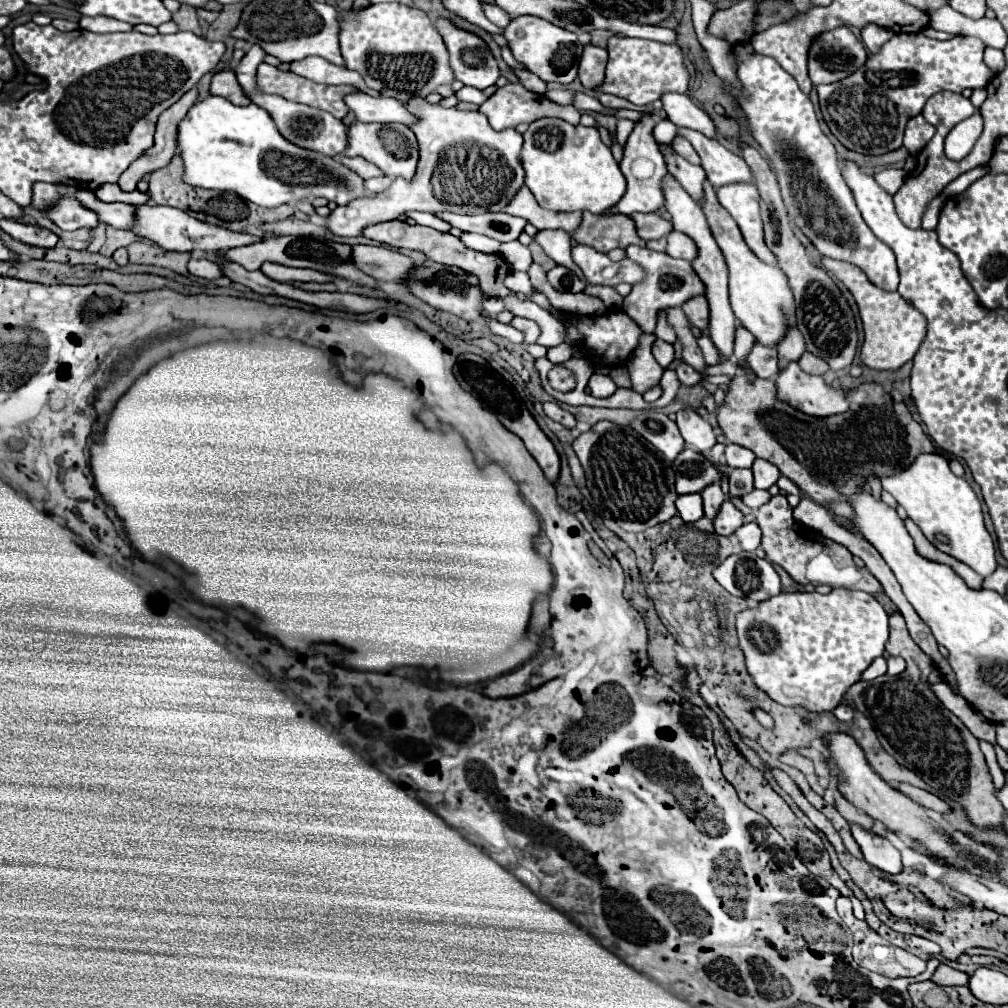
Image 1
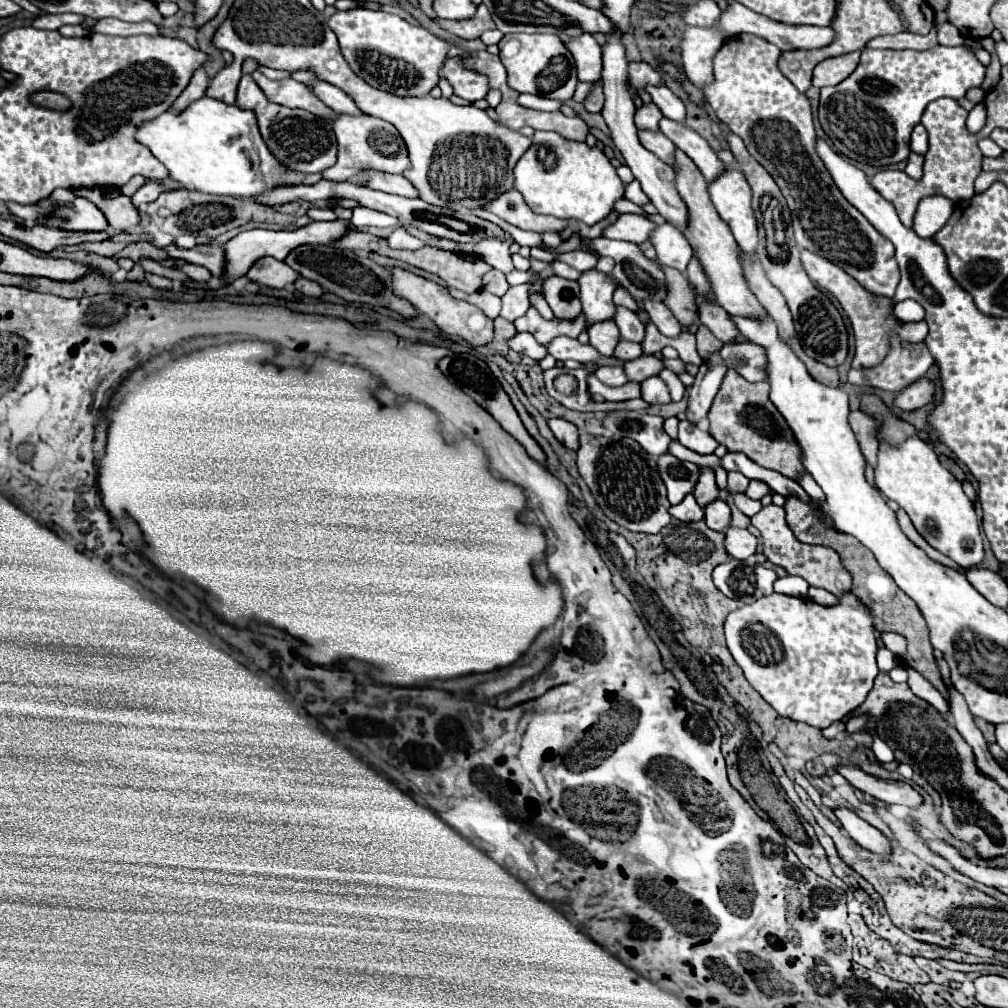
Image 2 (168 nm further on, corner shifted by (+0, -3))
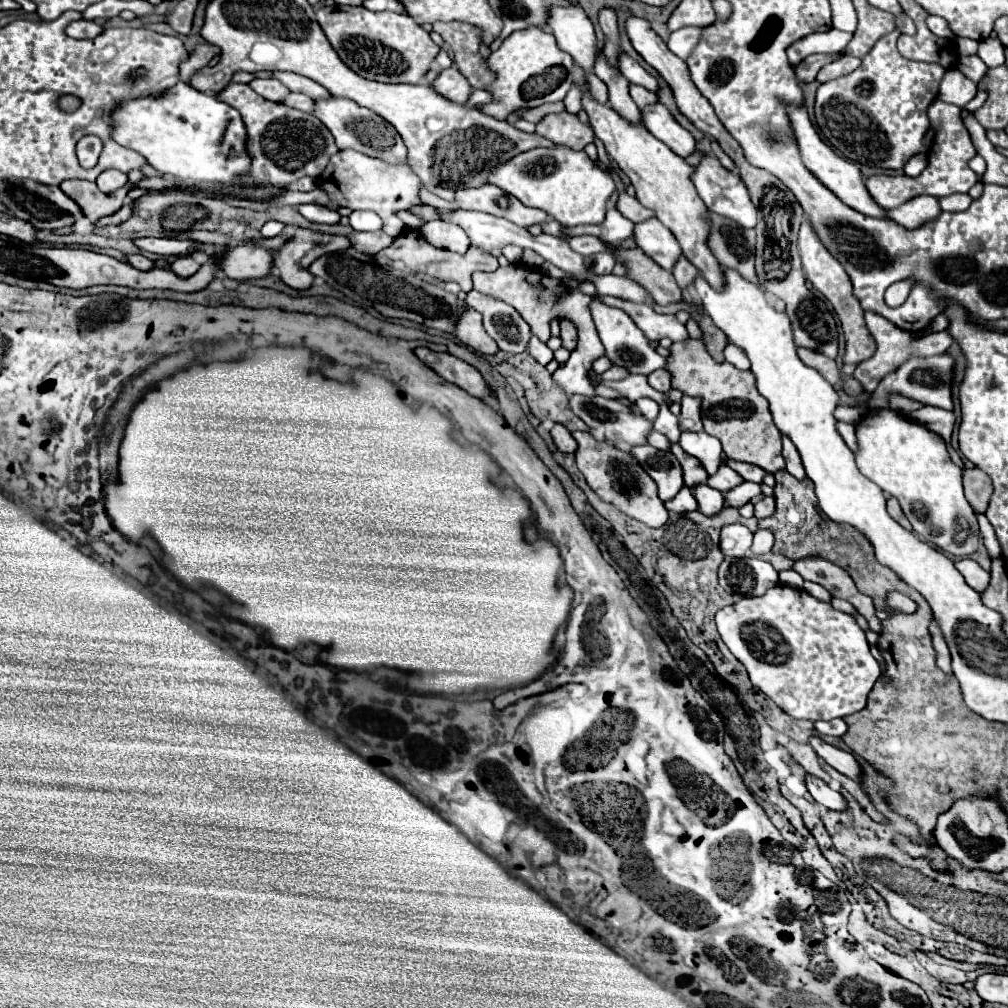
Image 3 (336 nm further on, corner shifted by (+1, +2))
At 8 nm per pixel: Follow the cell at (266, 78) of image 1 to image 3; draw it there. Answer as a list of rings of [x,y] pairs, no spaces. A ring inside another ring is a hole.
[[[255,78],[249,82],[249,86],[261,94],[265,100],[273,100],[273,102],[283,102],[291,92],[287,86],[281,86],[281,82],[277,82],[275,78],[263,80],[263,78]]]

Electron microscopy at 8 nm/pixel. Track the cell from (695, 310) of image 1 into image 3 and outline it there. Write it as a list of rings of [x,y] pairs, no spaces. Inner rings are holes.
[[[619,250],[619,260],[627,268],[627,276],[639,282],[645,290],[651,292],[655,304],[667,306],[671,302],[681,302],[681,288],[677,286],[669,270],[661,270],[657,262],[641,254],[641,250]]]

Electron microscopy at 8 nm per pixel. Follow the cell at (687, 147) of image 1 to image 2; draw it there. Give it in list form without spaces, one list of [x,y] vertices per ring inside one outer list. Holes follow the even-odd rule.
[[[674,151],[674,167],[676,167],[676,189],[688,209],[688,219],[686,219],[686,227],[682,229],[682,235],[688,239],[694,251],[694,257],[700,261],[708,277],[708,283],[714,291],[716,303],[724,307],[730,315],[762,317],[762,311],[764,311],[762,305],[758,303],[758,299],[746,287],[746,281],[742,279],[742,267],[738,263],[738,243],[734,243],[734,237],[730,235],[730,227],[722,223],[722,219],[714,211],[714,205],[710,203],[708,183],[704,175],[682,151]]]

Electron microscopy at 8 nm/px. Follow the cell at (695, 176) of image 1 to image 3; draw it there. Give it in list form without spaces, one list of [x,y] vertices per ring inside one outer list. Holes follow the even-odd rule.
[[[599,44],[599,56],[595,62],[593,72],[607,84],[609,88],[609,104],[611,108],[621,114],[621,118],[625,118],[627,122],[635,124],[635,126],[643,126],[643,118],[641,118],[641,110],[635,106],[635,102],[629,98],[629,82],[625,80],[625,76],[621,76],[617,70],[613,70],[603,54],[601,54],[601,44]]]

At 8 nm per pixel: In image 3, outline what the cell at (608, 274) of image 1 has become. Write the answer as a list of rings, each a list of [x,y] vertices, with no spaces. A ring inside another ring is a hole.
[[[593,298],[589,308],[591,308],[593,320],[595,320],[599,338],[601,338],[601,342],[603,342],[603,346],[605,346],[605,356],[611,358],[611,362],[613,362],[615,366],[625,366],[625,368],[629,368],[631,374],[651,374],[653,370],[667,366],[667,360],[661,358],[661,356],[647,344],[645,334],[635,326],[635,322],[629,318],[629,314],[625,314],[625,312],[619,310],[619,308],[605,306],[599,298]]]

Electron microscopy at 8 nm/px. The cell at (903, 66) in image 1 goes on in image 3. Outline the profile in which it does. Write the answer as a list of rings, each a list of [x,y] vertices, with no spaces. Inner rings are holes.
[[[891,32],[883,36],[865,56],[857,70],[853,70],[847,76],[835,78],[831,82],[825,82],[817,90],[817,102],[815,102],[815,120],[823,136],[829,140],[837,152],[853,162],[877,166],[877,168],[903,168],[907,160],[913,154],[927,152],[923,146],[925,130],[929,128],[927,118],[927,106],[935,100],[939,94],[939,84],[943,74],[947,72],[941,64],[929,64],[929,62],[913,62],[899,54],[897,50],[897,38],[899,32]]]

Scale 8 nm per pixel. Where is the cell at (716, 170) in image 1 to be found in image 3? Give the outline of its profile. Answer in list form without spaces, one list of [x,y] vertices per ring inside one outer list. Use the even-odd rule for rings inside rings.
[[[653,104],[643,108],[643,124],[645,128],[659,138],[661,142],[665,142],[675,154],[687,158],[689,154],[693,154],[697,150],[695,146],[695,138],[691,136],[691,132],[687,132],[673,116],[671,112],[663,106],[663,104]]]

